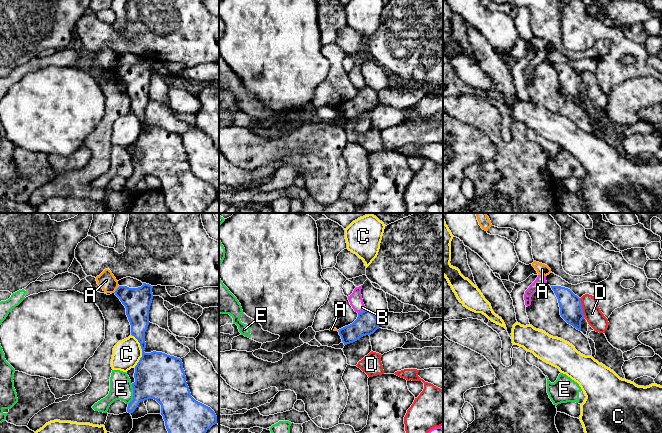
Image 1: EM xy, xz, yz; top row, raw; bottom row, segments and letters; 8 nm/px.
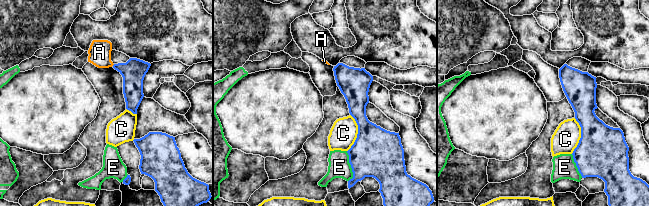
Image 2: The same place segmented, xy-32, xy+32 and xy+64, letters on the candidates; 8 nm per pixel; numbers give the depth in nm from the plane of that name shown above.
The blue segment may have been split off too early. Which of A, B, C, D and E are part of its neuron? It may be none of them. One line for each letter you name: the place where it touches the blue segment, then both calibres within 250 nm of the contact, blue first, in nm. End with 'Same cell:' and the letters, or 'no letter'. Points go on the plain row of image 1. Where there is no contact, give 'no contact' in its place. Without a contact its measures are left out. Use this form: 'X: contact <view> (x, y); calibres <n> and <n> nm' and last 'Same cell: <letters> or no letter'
Same cell: no letter

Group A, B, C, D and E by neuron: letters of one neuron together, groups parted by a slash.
A / B / C / D / E

